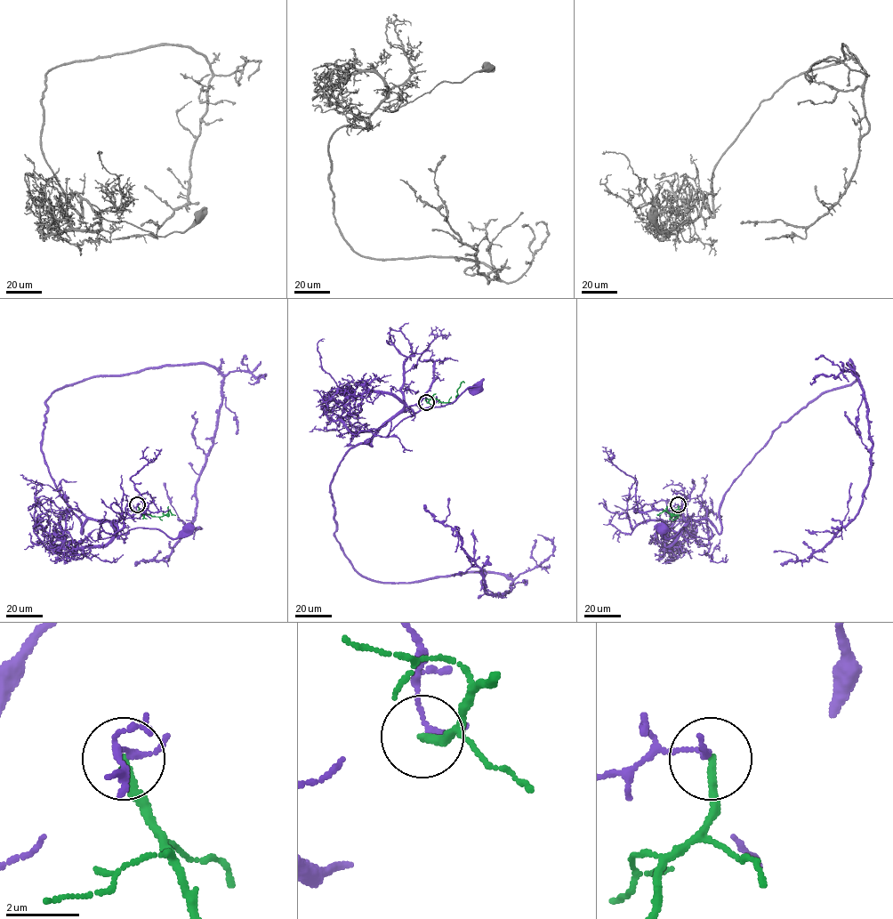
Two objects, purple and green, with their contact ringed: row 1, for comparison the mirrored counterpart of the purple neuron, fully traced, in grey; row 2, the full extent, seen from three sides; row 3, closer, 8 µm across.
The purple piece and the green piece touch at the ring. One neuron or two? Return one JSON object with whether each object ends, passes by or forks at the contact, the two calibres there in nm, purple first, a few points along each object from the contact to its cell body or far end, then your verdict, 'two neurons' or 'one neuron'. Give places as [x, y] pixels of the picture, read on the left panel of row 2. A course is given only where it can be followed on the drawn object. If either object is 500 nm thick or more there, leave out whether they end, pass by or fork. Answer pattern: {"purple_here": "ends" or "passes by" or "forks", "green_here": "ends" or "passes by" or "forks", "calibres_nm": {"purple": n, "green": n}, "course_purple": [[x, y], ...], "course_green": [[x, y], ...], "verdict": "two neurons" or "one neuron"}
{"purple_here": "passes by", "green_here": "ends", "calibres_nm": {"purple": 130, "green": 240}, "course_purple": [[138, 504], [132, 515], [102, 520], [98, 538], [137, 528], [175, 538], [188, 528]], "course_green": [[137, 504], [143, 514], [164, 516], [169, 511], [175, 515]], "verdict": "two neurons"}

